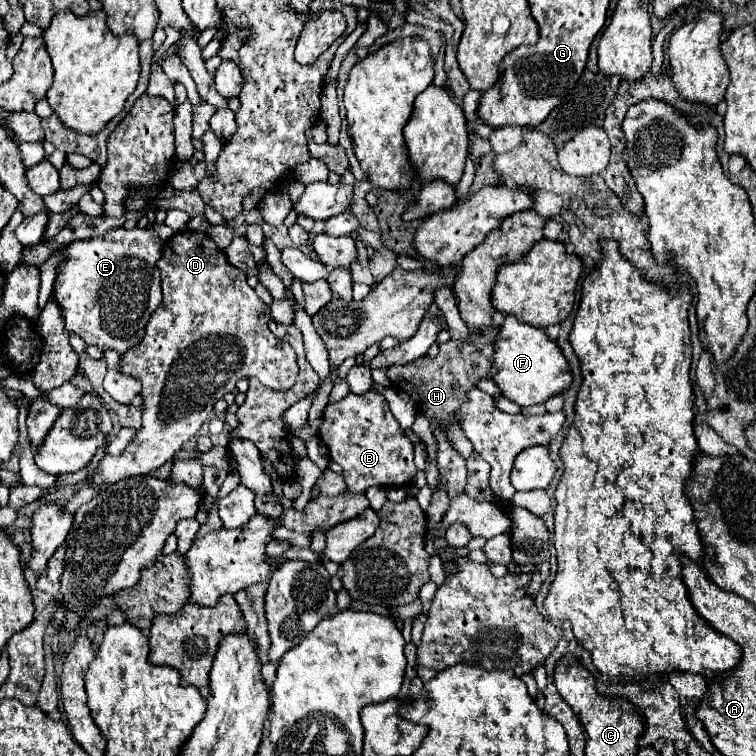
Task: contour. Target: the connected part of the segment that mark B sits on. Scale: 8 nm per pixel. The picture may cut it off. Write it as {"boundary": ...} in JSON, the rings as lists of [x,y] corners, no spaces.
{"boundary":[[[376,390],[364,396],[348,394],[336,404],[328,404],[320,424],[320,438],[328,448],[328,456],[342,466],[342,476],[350,492],[366,492],[370,486],[406,486],[418,472],[410,438],[390,412],[386,398]]]}

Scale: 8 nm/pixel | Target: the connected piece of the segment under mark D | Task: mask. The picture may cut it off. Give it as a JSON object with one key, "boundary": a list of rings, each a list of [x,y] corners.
{"boundary":[[[194,230],[176,232],[166,240],[158,268],[162,274],[162,306],[146,324],[146,338],[140,342],[140,346],[124,354],[120,362],[120,370],[124,374],[136,376],[142,382],[142,428],[120,456],[106,454],[100,460],[98,470],[92,474],[94,484],[108,484],[128,476],[154,474],[162,464],[170,462],[172,456],[182,450],[182,446],[192,436],[198,434],[214,404],[226,392],[232,392],[240,378],[254,376],[272,390],[288,390],[298,374],[294,350],[284,340],[278,340],[268,328],[268,322],[272,320],[270,306],[264,304],[254,288],[248,286],[246,272],[232,266],[226,252],[220,250],[208,234]]]}

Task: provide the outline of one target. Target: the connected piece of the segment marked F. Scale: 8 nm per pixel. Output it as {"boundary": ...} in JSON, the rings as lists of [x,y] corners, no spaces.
{"boundary":[[[506,316],[498,342],[494,346],[494,366],[492,366],[492,380],[500,386],[502,394],[520,404],[544,404],[544,400],[562,394],[564,388],[572,384],[572,372],[568,360],[562,356],[560,346],[548,338],[542,328],[534,328],[516,316]]]}

